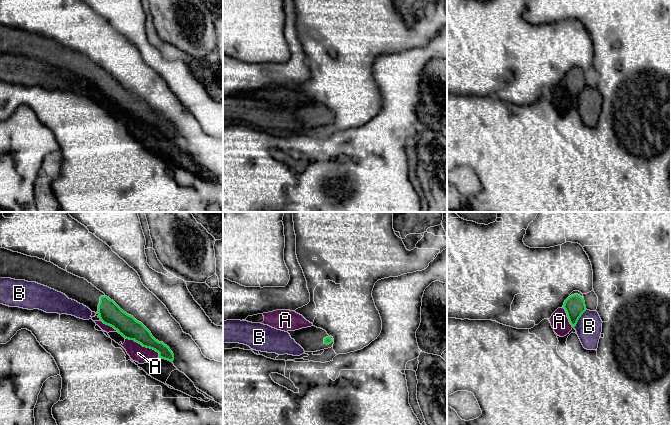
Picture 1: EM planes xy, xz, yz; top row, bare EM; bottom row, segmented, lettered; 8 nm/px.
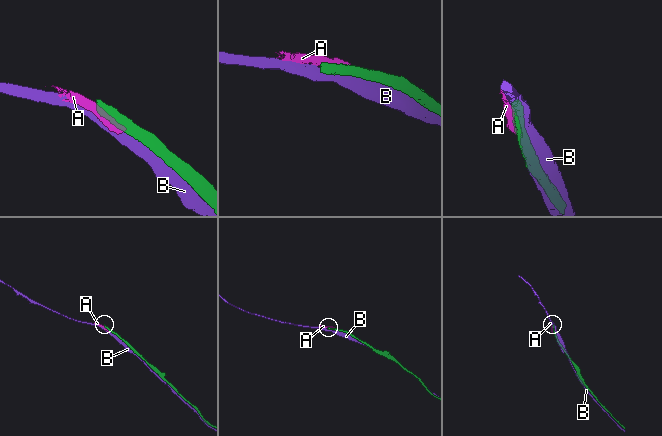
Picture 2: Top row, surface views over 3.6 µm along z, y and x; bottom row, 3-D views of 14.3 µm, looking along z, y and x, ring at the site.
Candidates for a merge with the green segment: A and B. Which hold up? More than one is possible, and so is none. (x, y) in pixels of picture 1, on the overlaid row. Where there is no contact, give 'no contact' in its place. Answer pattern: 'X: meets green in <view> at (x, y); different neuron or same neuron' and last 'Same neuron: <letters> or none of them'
A: meets green in xy at (144, 346); different neuron
B: meets green in yz at (579, 317); different neuron
Same neuron: none of them

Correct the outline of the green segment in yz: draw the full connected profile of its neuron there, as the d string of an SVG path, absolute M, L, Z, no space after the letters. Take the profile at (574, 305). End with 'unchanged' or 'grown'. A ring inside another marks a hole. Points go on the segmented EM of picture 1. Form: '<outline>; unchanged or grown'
M573 291L565 300L563 308L567 313L570 324L574 328L581 315L586 311L583 294L579 291Z; grown

